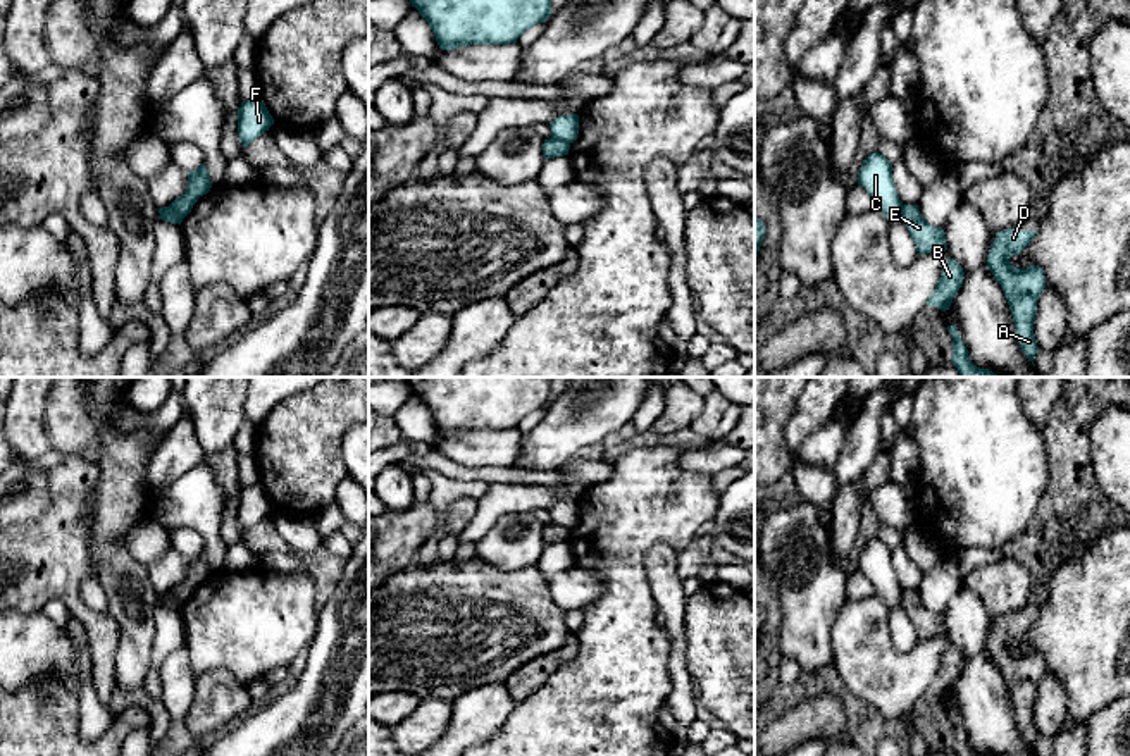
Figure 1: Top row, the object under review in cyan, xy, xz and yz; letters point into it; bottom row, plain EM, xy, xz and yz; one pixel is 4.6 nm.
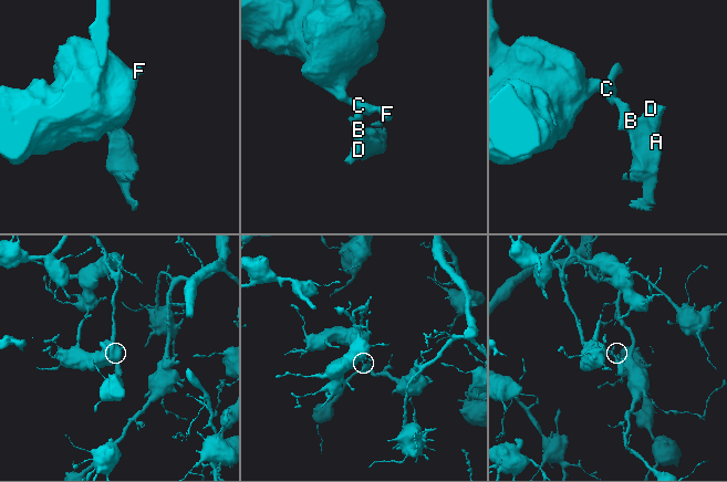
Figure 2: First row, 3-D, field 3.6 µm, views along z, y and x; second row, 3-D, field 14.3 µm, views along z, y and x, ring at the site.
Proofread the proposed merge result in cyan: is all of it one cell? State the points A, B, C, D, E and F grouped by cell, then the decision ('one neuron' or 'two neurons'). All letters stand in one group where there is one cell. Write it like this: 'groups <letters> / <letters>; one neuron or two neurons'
groups A B D E / C F; two neurons

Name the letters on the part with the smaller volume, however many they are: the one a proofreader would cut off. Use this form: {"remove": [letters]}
{"remove": ["A", "B", "D", "E"]}

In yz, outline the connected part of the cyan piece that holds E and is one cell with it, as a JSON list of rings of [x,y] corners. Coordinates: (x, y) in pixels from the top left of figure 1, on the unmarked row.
[[[904,591],[901,606],[908,613],[918,641],[947,635],[942,613],[930,611],[920,599],[918,591]]]

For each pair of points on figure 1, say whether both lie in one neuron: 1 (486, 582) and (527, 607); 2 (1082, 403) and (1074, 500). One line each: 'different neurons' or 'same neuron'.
1: same neuron
2: same neuron

